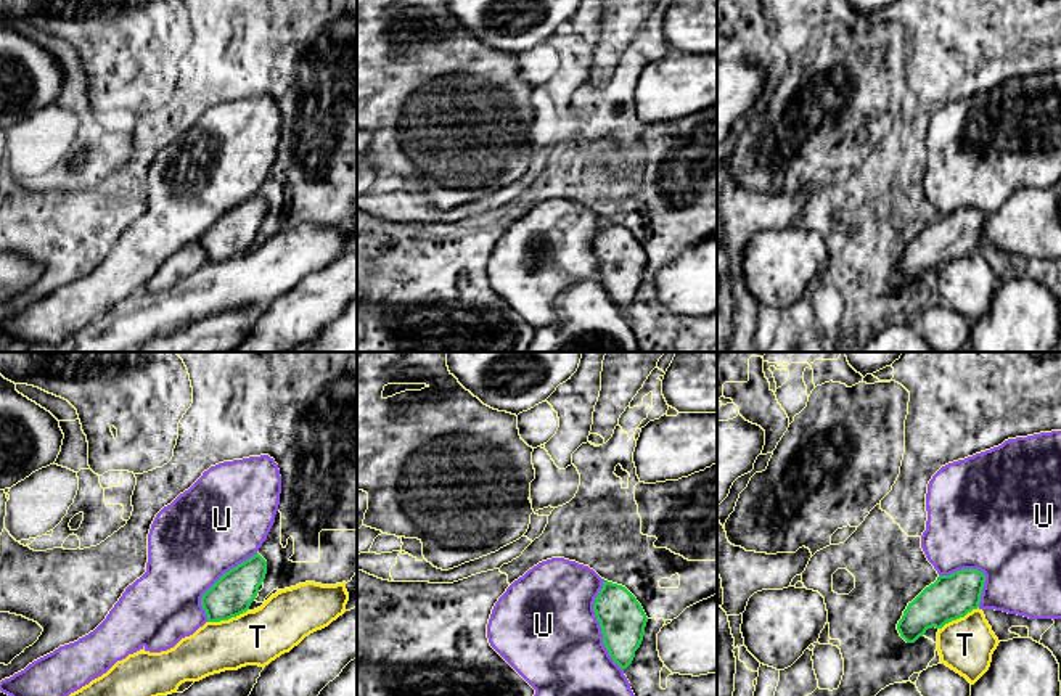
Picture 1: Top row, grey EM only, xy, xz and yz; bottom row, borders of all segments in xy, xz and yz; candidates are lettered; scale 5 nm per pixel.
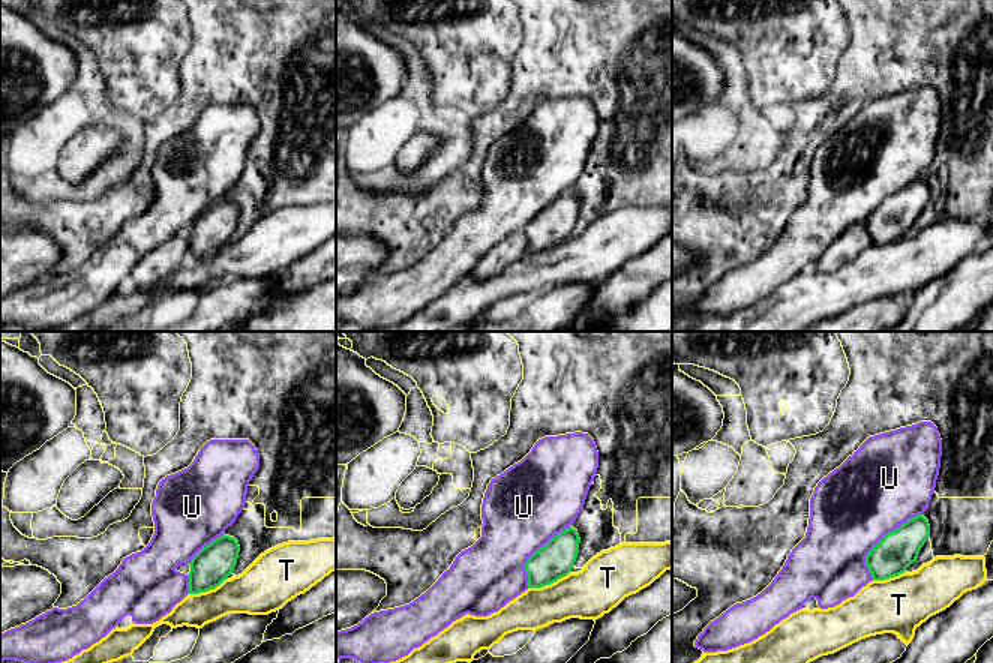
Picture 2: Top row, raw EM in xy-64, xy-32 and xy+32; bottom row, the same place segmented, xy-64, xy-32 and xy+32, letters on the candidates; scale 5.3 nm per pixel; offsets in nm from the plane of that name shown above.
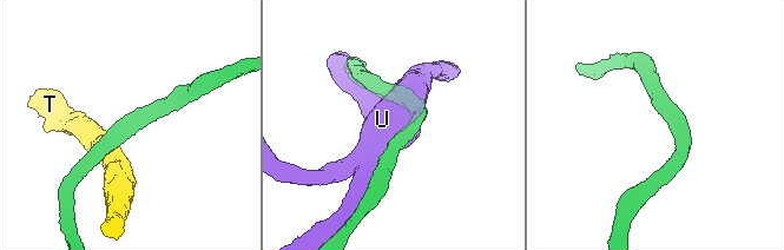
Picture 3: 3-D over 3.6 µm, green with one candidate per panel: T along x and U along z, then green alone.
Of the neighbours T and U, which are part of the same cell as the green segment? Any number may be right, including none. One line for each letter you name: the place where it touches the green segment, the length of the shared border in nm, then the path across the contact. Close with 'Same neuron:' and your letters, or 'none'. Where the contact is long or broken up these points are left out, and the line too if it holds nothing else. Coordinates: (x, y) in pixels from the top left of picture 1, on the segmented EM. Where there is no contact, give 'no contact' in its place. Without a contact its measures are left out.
U: meets green in xz at (600, 626); contact 460 nm long
Same neuron: U

